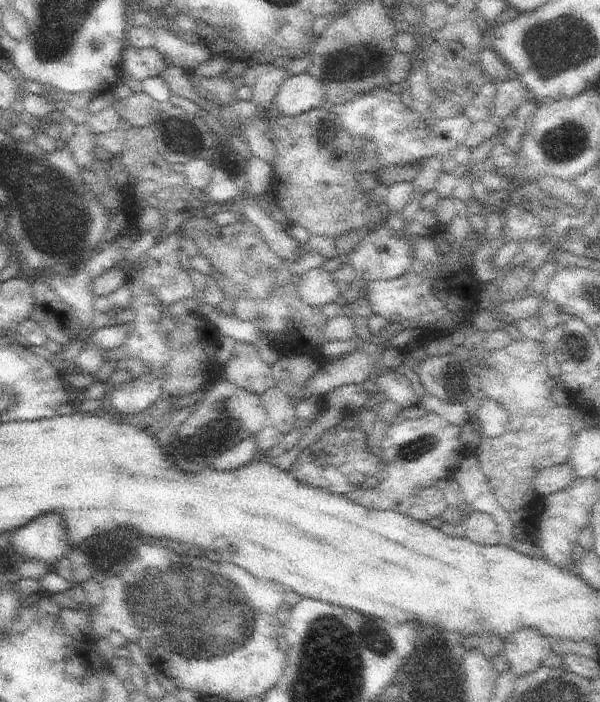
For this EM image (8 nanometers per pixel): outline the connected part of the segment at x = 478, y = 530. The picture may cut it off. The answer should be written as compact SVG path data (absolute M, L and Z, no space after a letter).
M467 510L467 518L463 520L461 526L465 530L467 540L471 540L475 544L483 544L483 546L497 546L499 538L503 536L503 532L497 530L497 524L493 522L493 518L483 512Z

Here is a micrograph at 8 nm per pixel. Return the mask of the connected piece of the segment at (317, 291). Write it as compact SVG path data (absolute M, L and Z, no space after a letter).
M313 268L305 274L301 274L295 280L295 284L297 284L295 288L297 288L299 300L307 306L323 308L327 304L333 304L341 296L341 292L333 280L333 274L325 272L323 268Z

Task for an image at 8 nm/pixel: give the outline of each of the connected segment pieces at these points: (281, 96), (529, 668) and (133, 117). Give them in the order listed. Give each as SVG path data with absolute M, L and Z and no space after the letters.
M309 74L289 76L275 94L275 110L283 116L299 116L313 108L321 108L327 102L325 88L321 82Z
M519 628L509 638L505 638L501 658L507 664L507 670L517 678L541 668L543 658L551 654L551 644L553 642L537 630Z
M145 92L131 94L125 100L113 98L111 106L121 116L121 120L125 122L125 126L151 126L151 122L155 120L157 112L161 110L159 102L155 102Z

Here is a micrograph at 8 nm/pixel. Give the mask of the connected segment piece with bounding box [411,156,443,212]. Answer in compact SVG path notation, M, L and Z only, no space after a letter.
M439 156L425 158L423 168L421 168L421 170L419 170L419 174L415 176L415 180L411 182L411 184L413 184L413 192L419 192L419 194L421 194L419 208L427 208L427 210L431 210L431 212L433 212L433 210L437 210L439 196L427 196L427 192L435 190L439 172L443 172L441 158L439 158Z

